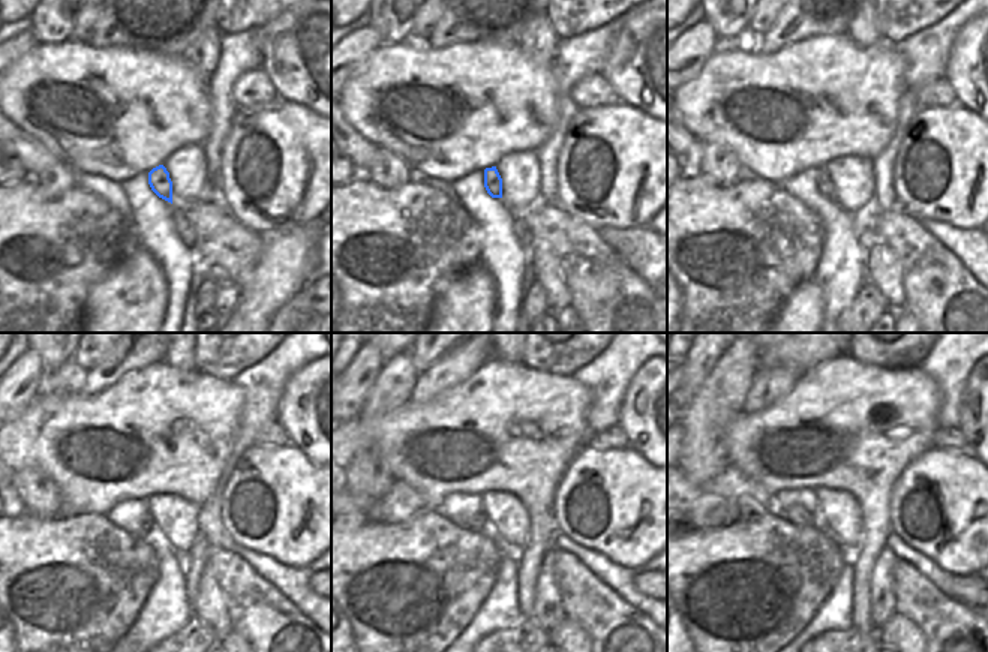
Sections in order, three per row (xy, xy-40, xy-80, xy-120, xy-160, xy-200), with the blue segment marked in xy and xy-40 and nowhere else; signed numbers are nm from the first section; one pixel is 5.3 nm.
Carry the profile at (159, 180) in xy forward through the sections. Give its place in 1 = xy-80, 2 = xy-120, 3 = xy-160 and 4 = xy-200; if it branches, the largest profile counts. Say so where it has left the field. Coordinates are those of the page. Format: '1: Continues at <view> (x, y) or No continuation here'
1: Continues at xy-80 (823, 182)
2: Continues at xy-120 (149, 522)
3: Continues at xy-160 (477, 522)
4: Continues at xy-200 (793, 514)

